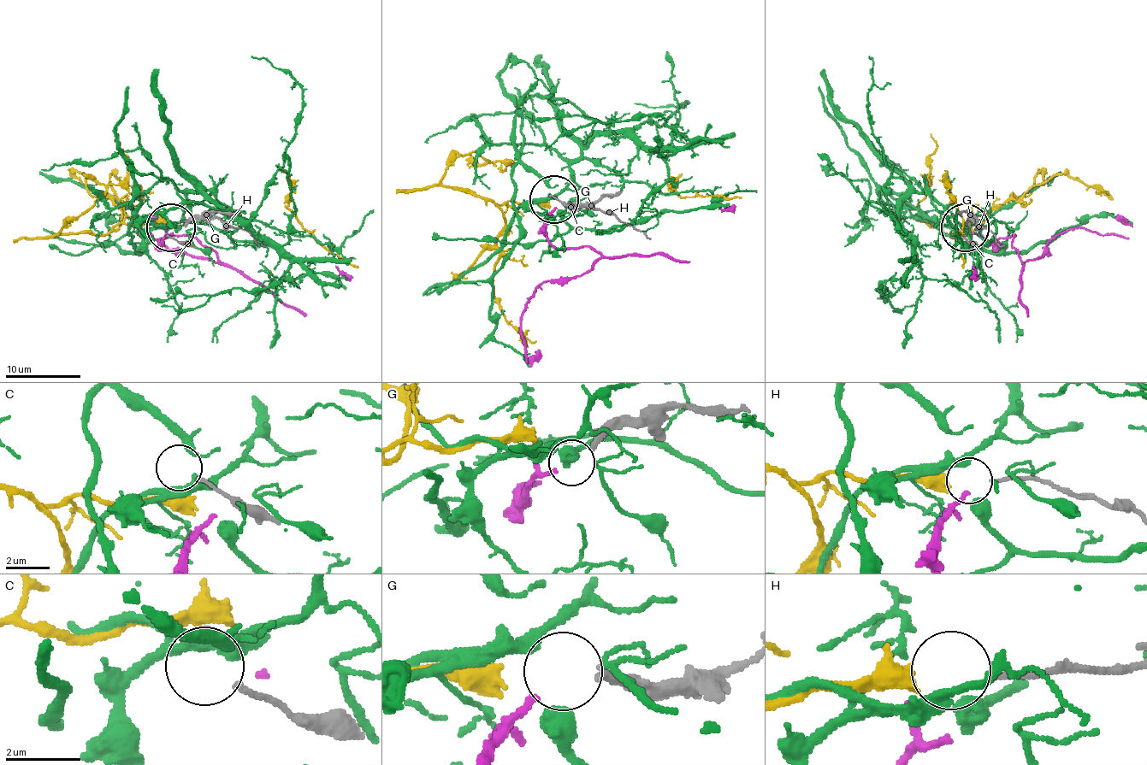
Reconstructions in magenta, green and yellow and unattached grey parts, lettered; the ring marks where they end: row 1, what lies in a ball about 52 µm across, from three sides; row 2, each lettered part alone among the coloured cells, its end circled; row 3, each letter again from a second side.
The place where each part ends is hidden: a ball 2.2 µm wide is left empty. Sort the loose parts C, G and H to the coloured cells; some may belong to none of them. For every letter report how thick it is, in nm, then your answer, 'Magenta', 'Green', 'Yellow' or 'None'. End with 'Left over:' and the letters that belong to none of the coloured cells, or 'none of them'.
C: Thickness 160 nm. None
G: Thickness 240 nm. Magenta
H: Thickness 170 nm. Yellow
Left over: C

